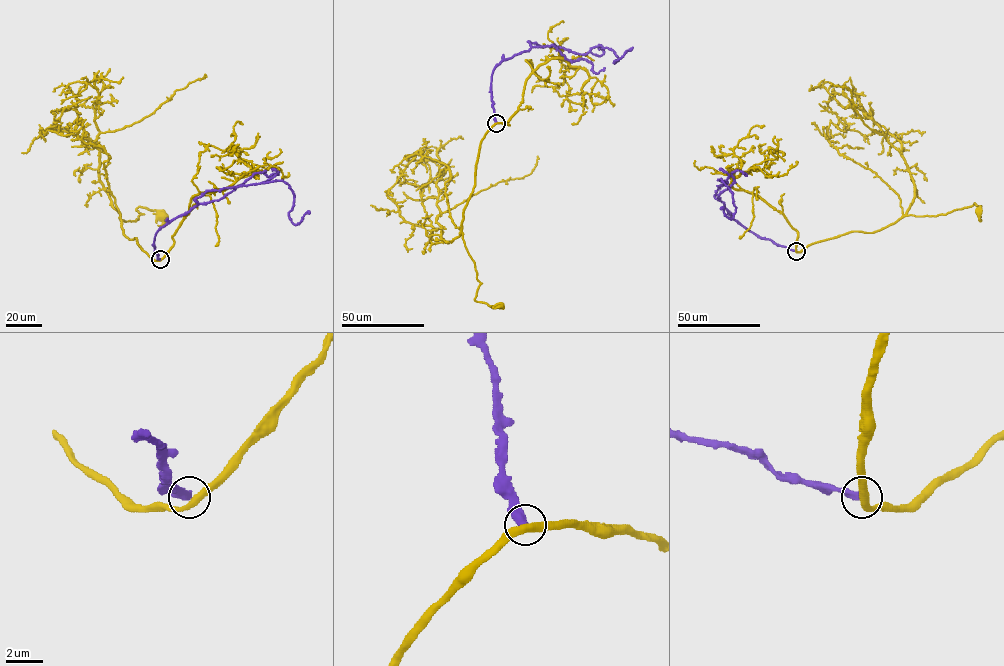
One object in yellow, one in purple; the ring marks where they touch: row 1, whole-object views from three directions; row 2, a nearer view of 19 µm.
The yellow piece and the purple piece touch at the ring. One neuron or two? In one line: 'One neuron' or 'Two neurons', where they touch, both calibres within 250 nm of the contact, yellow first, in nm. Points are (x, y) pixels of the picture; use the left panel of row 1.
Two neurons. Place: (160, 259). Thickness 380 nm (yellow) against 460 nm

